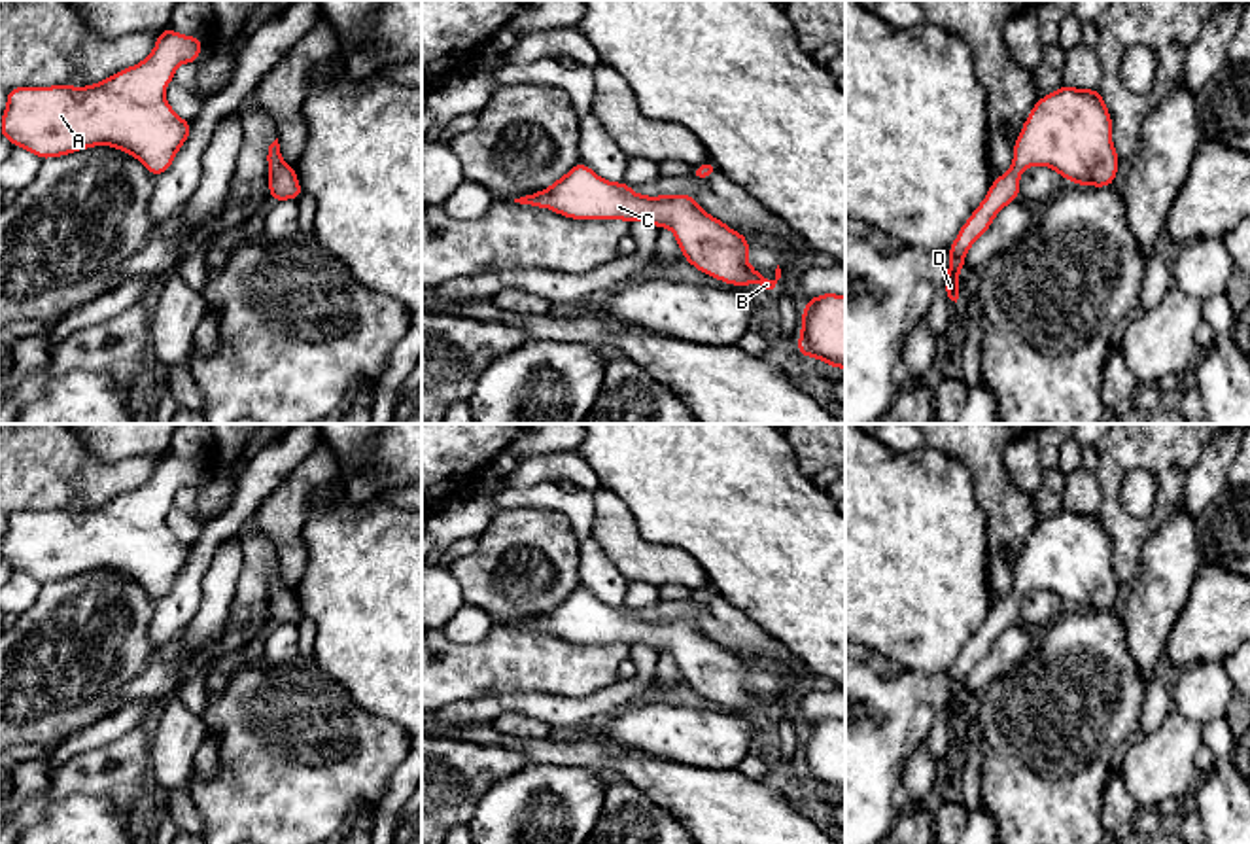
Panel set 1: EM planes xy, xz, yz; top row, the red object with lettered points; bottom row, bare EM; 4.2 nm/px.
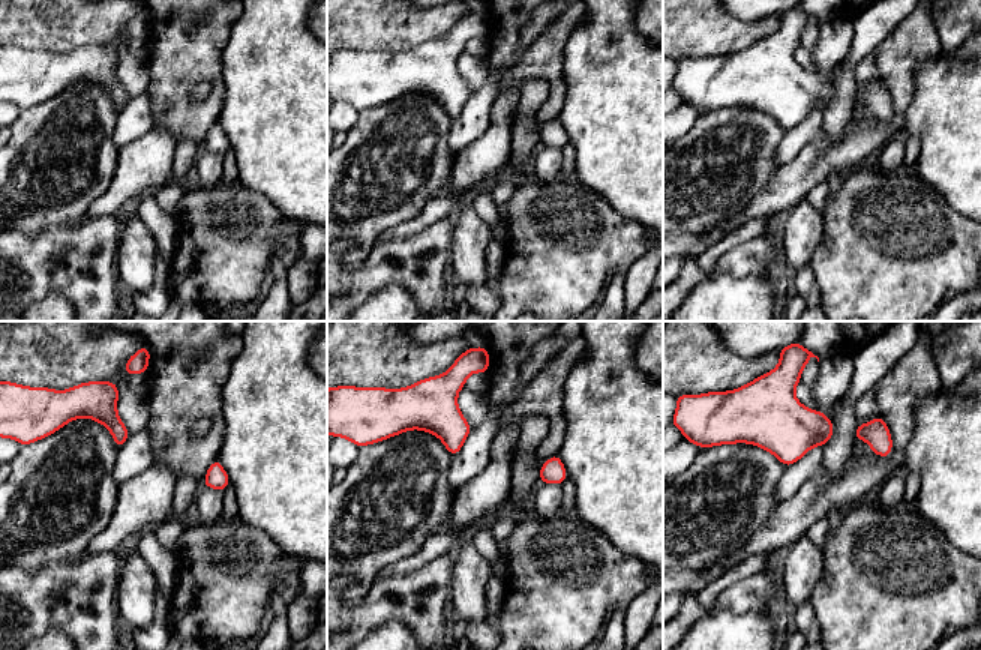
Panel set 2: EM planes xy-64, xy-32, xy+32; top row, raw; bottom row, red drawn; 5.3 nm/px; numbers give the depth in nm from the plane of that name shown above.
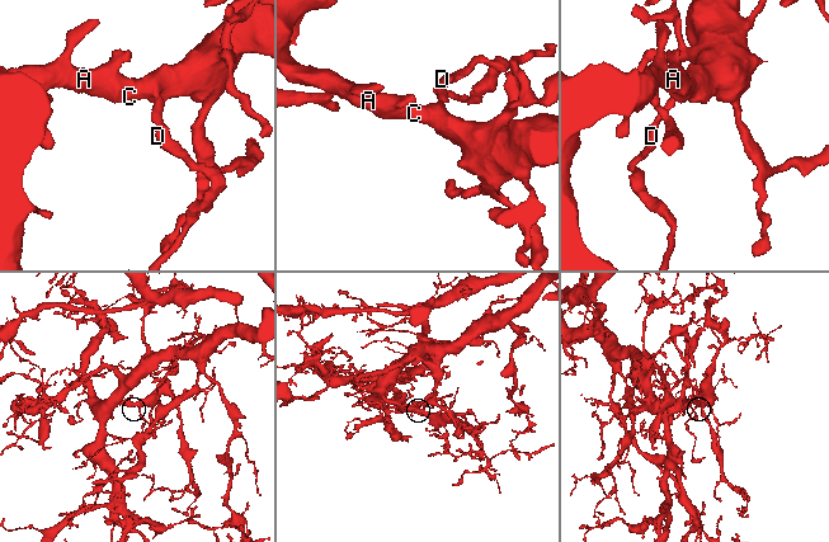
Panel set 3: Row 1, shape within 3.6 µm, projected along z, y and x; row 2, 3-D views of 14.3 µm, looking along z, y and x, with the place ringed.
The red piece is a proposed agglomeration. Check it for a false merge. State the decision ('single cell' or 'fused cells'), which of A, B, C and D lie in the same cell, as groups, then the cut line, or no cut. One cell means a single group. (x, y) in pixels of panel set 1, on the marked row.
single cell | A B C D | no cut

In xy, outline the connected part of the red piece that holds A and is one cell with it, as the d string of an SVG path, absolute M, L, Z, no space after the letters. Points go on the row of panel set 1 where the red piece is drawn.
M163 28L151 55L104 81L74 87L13 87L0 136L49 159L112 146L142 161L155 178L166 172L193 131L166 102L165 89L182 62L197 64L204 42Z

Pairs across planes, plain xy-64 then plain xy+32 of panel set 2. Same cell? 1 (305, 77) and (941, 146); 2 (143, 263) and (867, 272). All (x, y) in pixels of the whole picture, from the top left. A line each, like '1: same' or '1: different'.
1: same
2: different

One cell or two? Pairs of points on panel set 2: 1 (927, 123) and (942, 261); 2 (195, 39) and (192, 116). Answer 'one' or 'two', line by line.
1: two
2: one

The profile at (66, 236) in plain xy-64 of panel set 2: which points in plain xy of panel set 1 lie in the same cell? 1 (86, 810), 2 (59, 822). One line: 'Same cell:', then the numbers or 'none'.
Same cell: none

